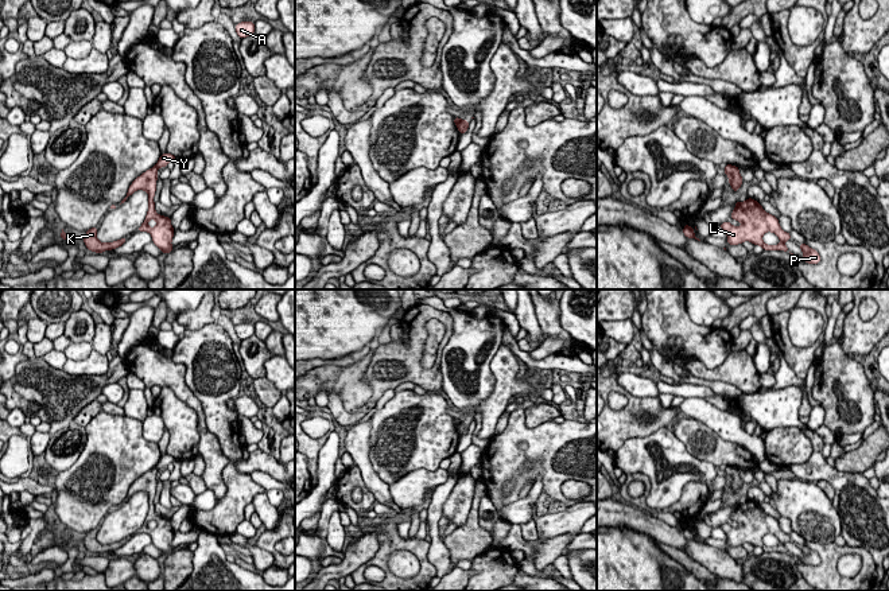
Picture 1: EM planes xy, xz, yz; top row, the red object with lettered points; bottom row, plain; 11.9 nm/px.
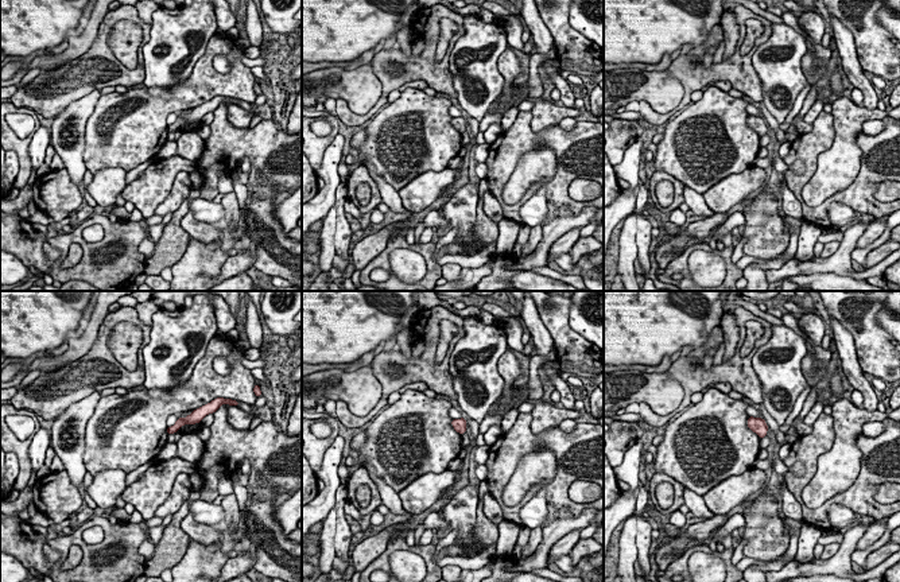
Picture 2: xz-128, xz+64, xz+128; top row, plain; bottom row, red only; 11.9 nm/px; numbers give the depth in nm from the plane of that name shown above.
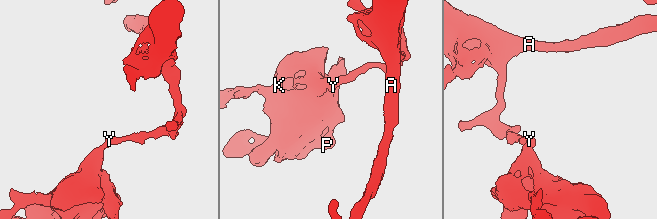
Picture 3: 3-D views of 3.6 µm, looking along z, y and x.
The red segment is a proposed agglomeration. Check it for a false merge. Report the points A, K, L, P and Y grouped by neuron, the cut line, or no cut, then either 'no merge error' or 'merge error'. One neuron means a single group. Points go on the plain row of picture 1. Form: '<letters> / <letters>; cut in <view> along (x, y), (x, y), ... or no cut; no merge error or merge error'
A Y / K L P; cut in xz along (461, 422), (457, 427); merge error

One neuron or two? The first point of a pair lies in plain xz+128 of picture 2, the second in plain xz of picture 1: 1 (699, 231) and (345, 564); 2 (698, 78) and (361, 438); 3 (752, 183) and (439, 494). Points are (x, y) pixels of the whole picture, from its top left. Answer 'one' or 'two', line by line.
1: one
2: two
3: two

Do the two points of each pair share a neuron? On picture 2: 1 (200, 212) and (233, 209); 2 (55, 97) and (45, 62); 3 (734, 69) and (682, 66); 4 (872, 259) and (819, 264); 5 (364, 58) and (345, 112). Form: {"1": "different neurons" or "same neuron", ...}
{"1": "different neurons", "2": "different neurons", "3": "same neuron", "4": "different neurons", "5": "different neurons"}

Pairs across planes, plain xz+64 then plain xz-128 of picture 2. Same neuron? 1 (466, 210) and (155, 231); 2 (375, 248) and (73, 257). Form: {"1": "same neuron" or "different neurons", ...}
{"1": "different neurons", "2": "same neuron"}

